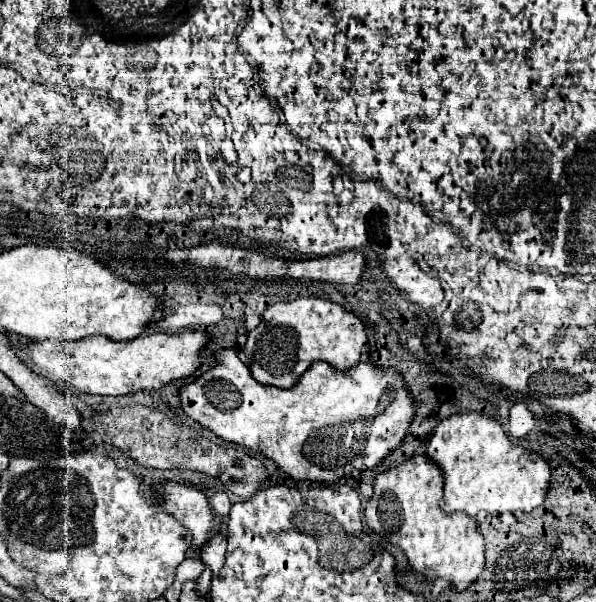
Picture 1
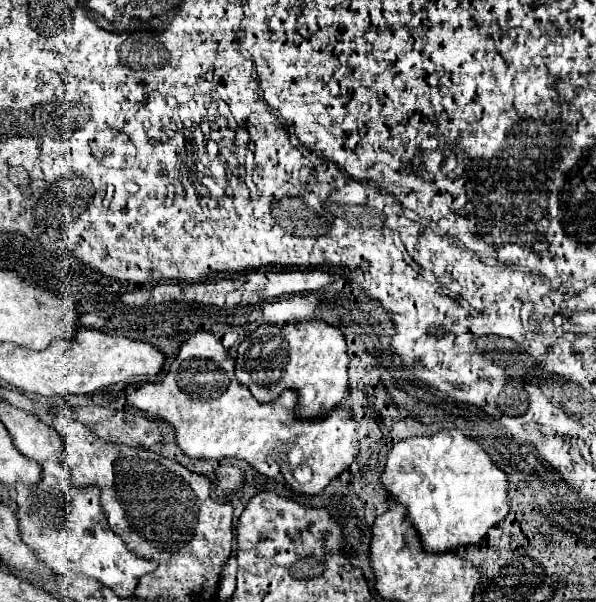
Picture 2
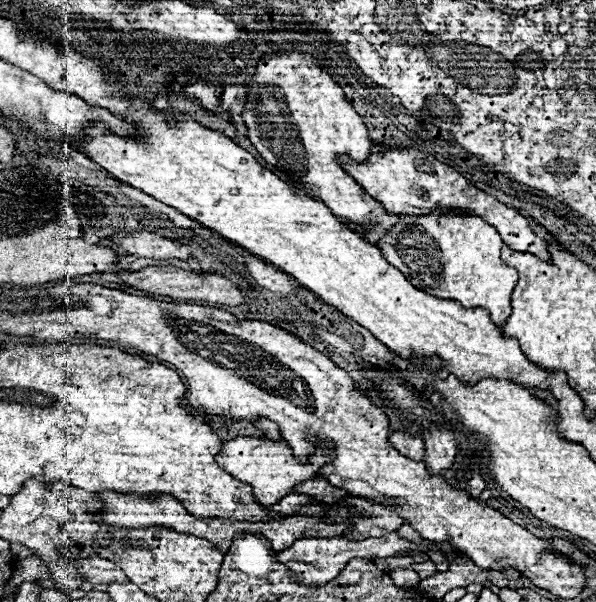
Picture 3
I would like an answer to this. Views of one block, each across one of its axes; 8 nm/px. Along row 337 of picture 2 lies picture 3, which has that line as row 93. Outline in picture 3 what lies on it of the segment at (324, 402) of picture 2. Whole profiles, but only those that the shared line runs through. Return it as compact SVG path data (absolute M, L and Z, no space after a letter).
M284 52L262 58L250 90L270 90L246 92L246 108L242 112L248 128L246 134L260 156L274 168L296 174L296 178L312 190L312 196L320 198L334 216L346 218L348 224L366 228L360 236L370 244L378 244L380 238L398 224L400 216L388 214L352 176L342 170L342 154L348 154L350 160L360 164L368 160L372 146L362 118L350 106L342 88L318 66L314 56L304 52Z

